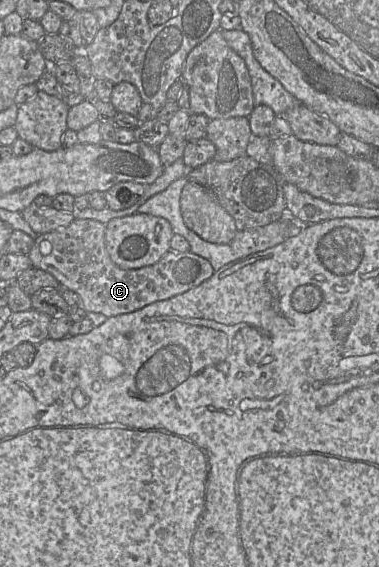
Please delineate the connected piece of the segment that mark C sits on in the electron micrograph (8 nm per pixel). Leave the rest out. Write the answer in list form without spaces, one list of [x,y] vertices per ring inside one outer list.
[[[75,219],[65,228],[39,234],[28,257],[32,267],[53,275],[61,285],[75,292],[82,300],[87,312],[101,313],[106,317],[131,313],[157,301],[182,294],[208,280],[215,270],[210,262],[192,252],[169,250],[153,265],[139,269],[123,269],[116,265],[107,252],[105,244],[106,225],[94,219]]]

